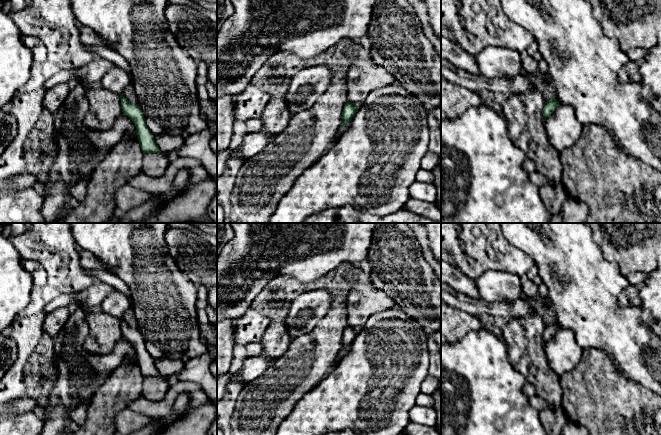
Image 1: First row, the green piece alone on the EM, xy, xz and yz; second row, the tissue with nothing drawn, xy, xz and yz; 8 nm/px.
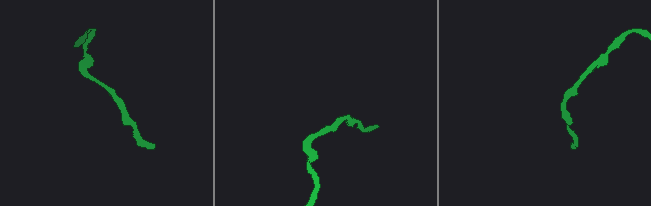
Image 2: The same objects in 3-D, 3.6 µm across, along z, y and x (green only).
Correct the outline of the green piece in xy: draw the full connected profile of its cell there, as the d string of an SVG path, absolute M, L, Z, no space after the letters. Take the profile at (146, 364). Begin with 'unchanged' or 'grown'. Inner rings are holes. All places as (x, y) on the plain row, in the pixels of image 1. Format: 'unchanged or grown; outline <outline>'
grown; outline M133 304L120 318L122 336L127 339L136 351L136 359L143 378L162 376L156 369L154 359L148 353L144 339L137 328L137 321L134 315Z

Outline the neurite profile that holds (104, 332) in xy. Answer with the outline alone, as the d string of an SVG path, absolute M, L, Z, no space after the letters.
M97 309L89 311L85 320L89 331L83 348L94 355L112 352L116 343L123 337L120 319Z

